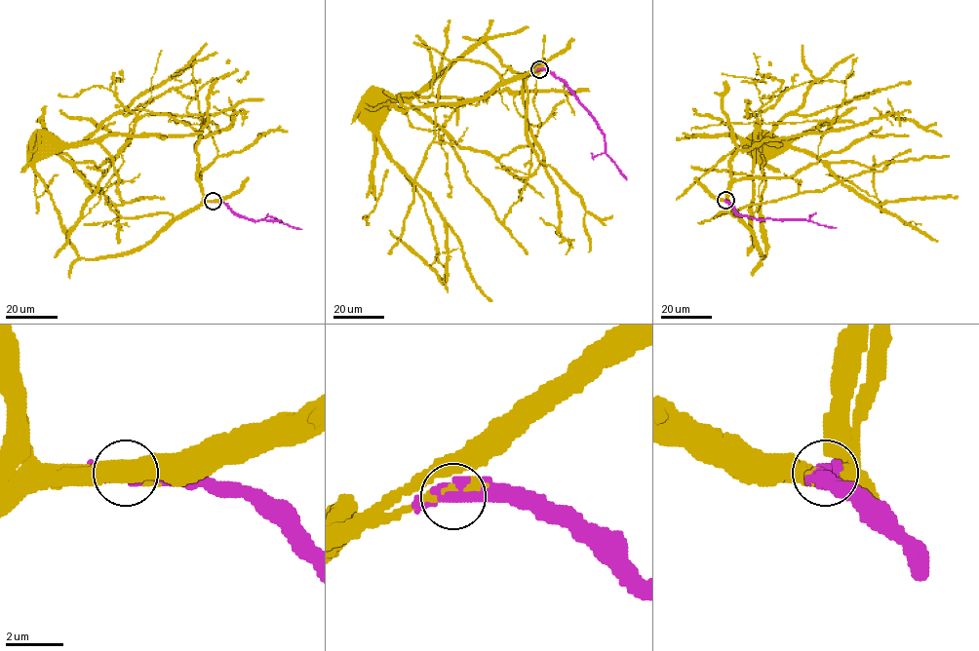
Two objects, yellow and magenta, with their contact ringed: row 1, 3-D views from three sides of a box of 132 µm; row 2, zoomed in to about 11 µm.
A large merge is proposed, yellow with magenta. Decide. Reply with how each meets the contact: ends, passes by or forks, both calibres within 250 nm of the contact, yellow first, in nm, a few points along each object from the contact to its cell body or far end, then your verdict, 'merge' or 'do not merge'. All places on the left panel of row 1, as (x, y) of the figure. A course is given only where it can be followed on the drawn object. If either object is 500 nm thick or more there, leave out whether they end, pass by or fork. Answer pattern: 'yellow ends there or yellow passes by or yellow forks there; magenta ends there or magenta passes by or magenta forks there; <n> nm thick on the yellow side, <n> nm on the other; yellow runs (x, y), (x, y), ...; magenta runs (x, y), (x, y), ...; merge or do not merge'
550 nm thick on the yellow side, 440 nm on the other; yellow runs (213, 201), (184, 211), (138, 248), (119, 254), (80, 258), (51, 193), (34, 167), (42, 150), (56, 146); magenta runs (213, 201), (223, 202), (236, 213), (252, 220), (278, 220), (301, 229); merge

